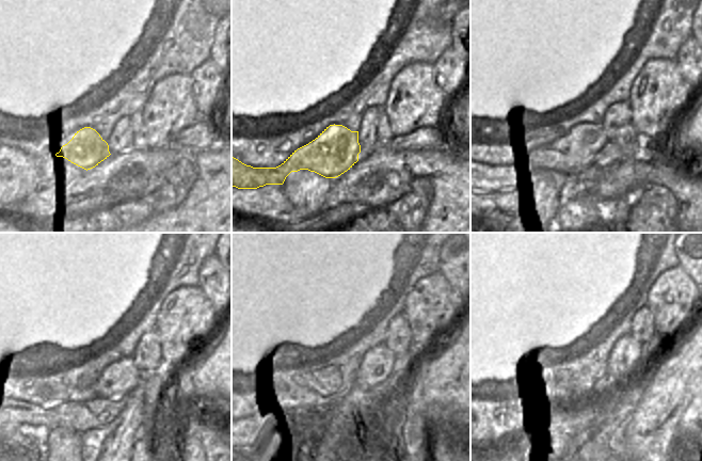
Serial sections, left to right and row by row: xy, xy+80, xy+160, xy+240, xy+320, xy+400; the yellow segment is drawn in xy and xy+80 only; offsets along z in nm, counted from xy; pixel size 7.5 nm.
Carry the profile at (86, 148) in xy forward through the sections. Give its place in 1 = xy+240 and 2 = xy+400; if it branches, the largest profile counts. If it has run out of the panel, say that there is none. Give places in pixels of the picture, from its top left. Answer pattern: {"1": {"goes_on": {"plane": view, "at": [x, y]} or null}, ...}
{"1": {"goes_on": {"plane": "xy+240", "at": [118, 379]}}, "2": {"goes_on": {"plane": "xy+400", "at": [625, 355]}}}

